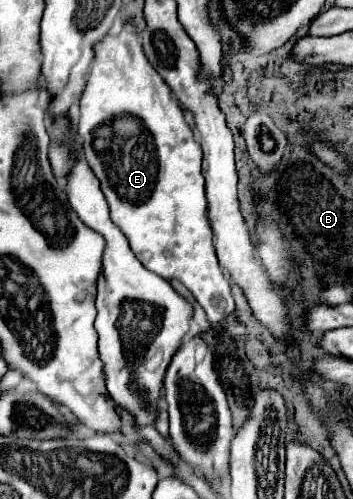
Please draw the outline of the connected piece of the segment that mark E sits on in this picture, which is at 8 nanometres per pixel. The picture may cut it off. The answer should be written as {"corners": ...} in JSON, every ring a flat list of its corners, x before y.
{"corners":[[126,24,118,36,106,36,94,50,94,66,80,100,78,134,84,142,84,158,100,180,110,206,110,218,128,236,132,252,144,268,166,280,176,278,188,288,198,288,190,290,192,296,204,308,210,324,220,324,234,312,234,298,212,246,212,230,206,218,202,149,194,144,194,134,184,120,180,104,172,100,168,84,148,64,134,26]]}

